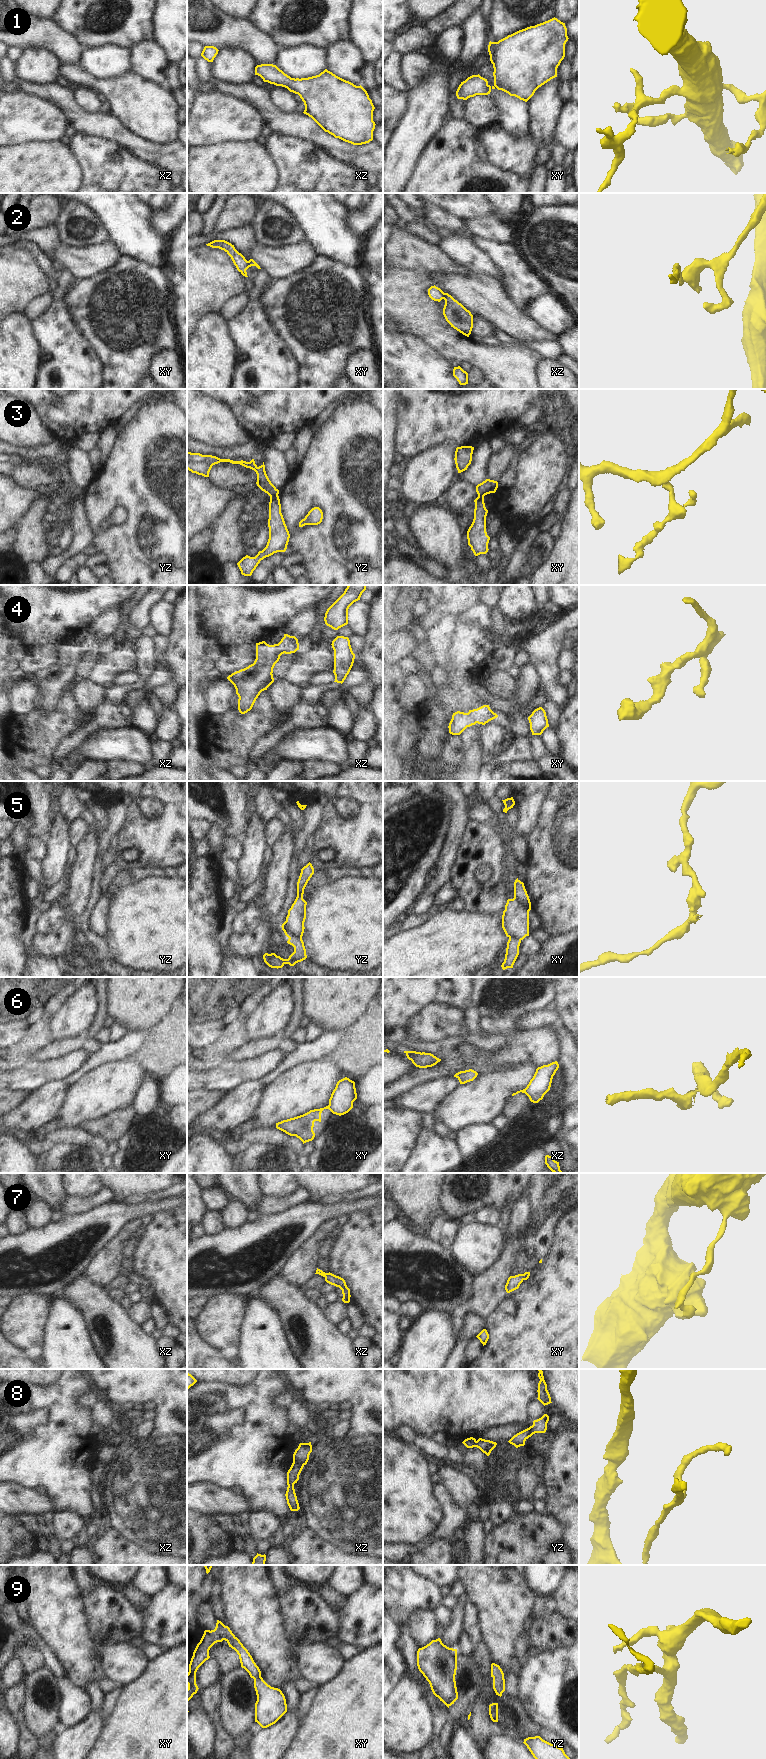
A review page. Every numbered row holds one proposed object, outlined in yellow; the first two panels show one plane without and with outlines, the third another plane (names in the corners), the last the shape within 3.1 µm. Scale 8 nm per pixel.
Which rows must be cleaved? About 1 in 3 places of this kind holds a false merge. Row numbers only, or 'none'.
2, 3, 5, 6, 8

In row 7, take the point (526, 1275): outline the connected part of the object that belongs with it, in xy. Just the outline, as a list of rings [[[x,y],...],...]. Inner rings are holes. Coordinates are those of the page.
[[[525,1272],[524,1274],[518,1274],[515,1276],[510,1276],[505,1285],[505,1290],[507,1293],[510,1293],[519,1288],[520,1284],[527,1280],[530,1276],[530,1272]]]

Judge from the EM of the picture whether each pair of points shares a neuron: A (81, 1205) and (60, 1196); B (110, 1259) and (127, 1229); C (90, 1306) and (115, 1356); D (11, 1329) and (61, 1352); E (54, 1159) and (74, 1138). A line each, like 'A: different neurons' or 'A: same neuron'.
A: different neurons
B: same neuron
C: same neuron
D: different neurons
E: different neurons

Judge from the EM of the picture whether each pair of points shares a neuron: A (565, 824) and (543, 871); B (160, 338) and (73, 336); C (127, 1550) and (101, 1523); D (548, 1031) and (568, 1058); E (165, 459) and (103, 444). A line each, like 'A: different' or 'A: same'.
A: same
B: different
C: same
D: different
E: different

